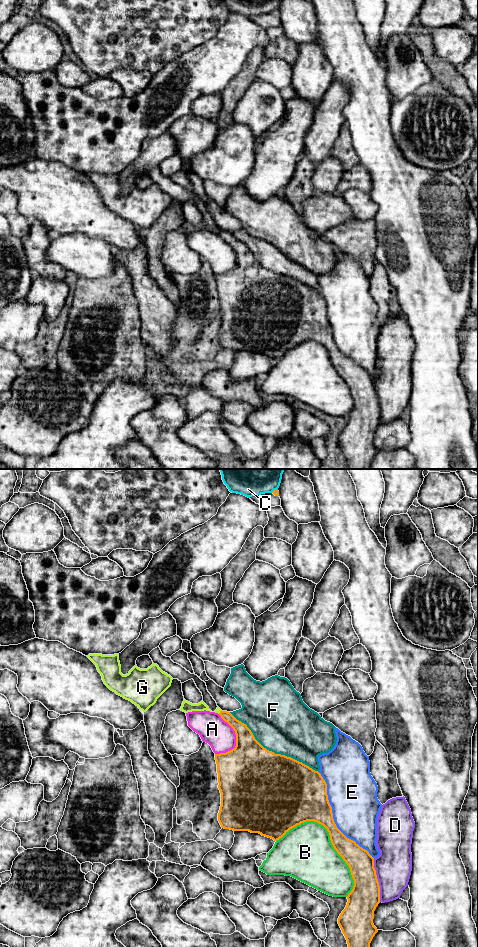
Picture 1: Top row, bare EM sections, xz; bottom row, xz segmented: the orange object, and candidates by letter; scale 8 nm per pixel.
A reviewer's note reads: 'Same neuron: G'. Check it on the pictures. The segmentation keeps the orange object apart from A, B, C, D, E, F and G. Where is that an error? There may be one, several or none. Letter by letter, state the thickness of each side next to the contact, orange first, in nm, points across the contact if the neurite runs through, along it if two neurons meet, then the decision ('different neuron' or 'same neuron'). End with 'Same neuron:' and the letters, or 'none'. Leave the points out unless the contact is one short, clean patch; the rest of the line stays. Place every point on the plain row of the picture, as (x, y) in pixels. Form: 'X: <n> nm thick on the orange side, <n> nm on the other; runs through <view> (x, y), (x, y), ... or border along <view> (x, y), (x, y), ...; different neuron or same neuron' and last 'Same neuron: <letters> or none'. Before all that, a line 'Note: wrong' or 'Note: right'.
Note: wrong
A: 400 nm thick on the orange side, 220 nm on the other; different neuron
B: 200 nm thick on the orange side, 440 nm on the other; different neuron
C: 50 nm thick on the orange side, 140 nm on the other; different neuron
D: 240 nm thick on the orange side, 300 nm on the other; different neuron
E: 340 nm thick on the orange side, 400 nm on the other; different neuron
F: 500 nm thick on the orange side, 480 nm on the other; different neuron
G: 120 nm thick on the orange side, 40 nm on the other; border along xz (221, 230), (218, 233); different neuron
Same neuron: none

